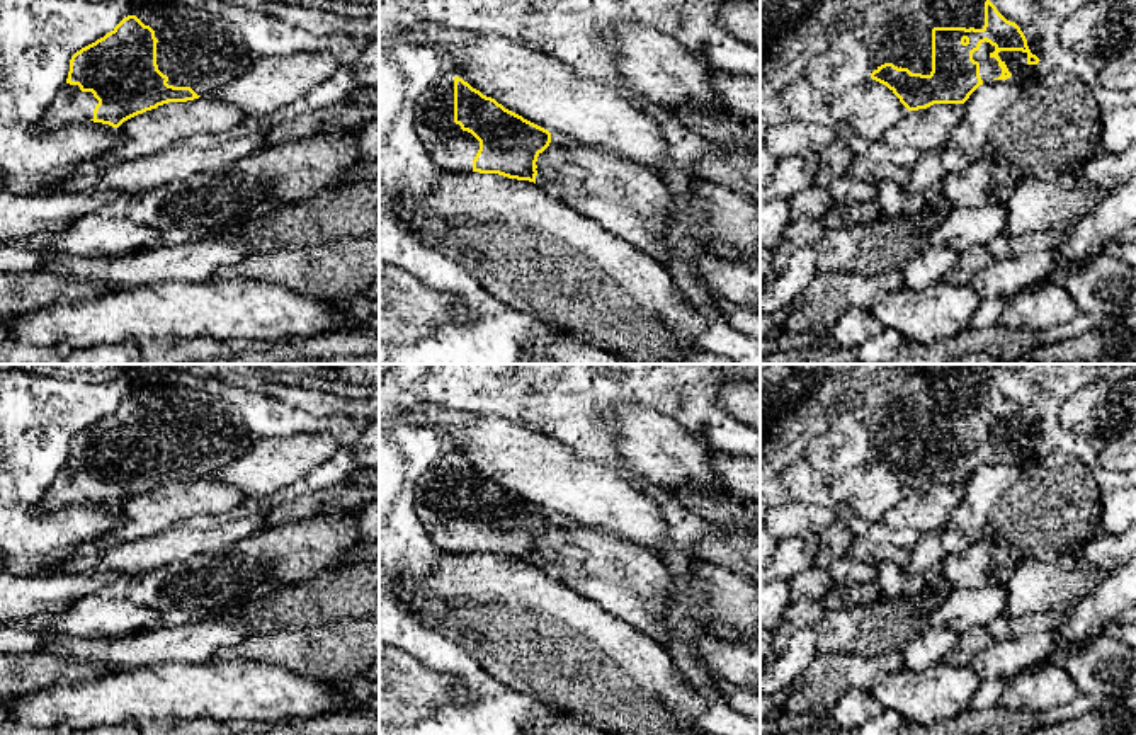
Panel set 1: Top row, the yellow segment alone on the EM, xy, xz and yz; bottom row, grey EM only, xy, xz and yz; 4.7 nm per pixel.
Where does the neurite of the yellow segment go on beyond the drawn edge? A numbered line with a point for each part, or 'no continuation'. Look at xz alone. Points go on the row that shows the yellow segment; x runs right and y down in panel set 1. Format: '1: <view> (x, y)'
1: xz (453, 150)

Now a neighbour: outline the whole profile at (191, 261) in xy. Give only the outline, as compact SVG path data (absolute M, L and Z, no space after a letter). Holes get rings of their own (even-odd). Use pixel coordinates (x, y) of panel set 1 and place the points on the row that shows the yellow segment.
M224 230L216 236L184 243L167 242L117 259L51 254L43 269L97 286L131 289L175 281L207 281L221 264L240 262L245 255L245 248L233 240L233 233Z

